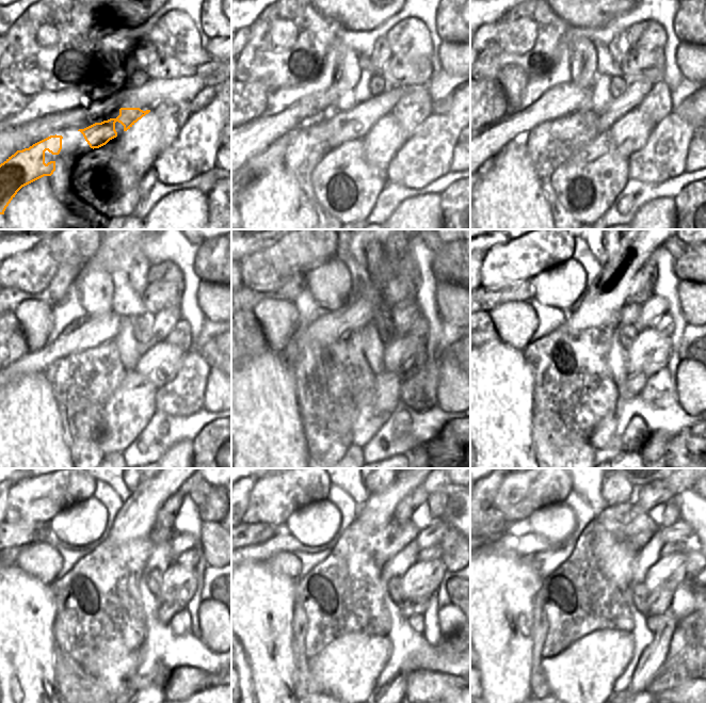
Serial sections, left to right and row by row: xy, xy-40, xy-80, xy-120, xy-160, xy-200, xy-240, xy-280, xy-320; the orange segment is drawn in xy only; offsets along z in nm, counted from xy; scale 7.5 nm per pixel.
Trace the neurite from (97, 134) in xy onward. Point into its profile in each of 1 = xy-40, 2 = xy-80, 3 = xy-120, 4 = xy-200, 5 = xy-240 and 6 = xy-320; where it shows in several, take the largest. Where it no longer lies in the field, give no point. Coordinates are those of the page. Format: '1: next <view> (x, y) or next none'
1: next xy-40 (367, 113)
2: next xy-80 (637, 91)
3: next xy-120 (163, 321)
4: next xy-200 (650, 312)
5: next xy-240 (180, 543)
6: next xy-320 (680, 530)

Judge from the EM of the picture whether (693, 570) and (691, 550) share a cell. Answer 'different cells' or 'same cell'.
same cell

